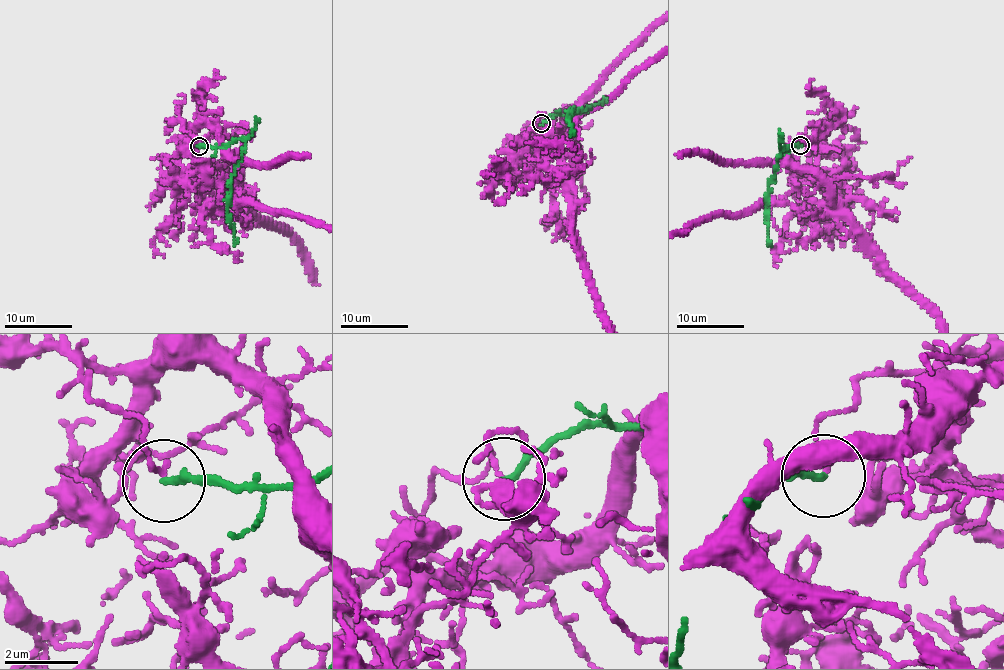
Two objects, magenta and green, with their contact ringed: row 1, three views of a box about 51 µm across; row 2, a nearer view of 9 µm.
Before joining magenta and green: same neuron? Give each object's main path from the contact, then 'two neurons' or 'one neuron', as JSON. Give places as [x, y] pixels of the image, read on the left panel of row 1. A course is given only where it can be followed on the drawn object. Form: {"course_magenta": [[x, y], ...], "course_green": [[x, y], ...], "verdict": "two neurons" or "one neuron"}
{"course_magenta": [[199, 145], [184, 125], [170, 168], [221, 171], [292, 235]], "course_green": [[199, 145], [226, 147], [240, 138], [244, 142], [242, 158], [230, 180], [228, 200], [235, 246]], "verdict": "two neurons"}

